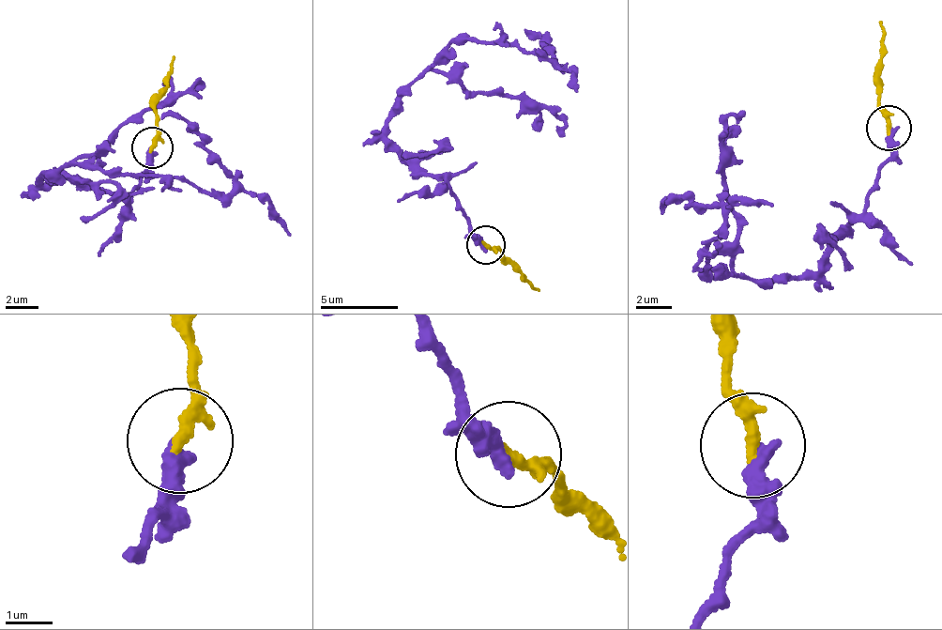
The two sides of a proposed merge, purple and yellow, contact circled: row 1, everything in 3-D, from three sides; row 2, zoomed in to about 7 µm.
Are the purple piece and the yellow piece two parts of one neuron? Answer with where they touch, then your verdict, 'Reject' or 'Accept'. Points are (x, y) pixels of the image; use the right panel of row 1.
Place: (888, 128). Accept

